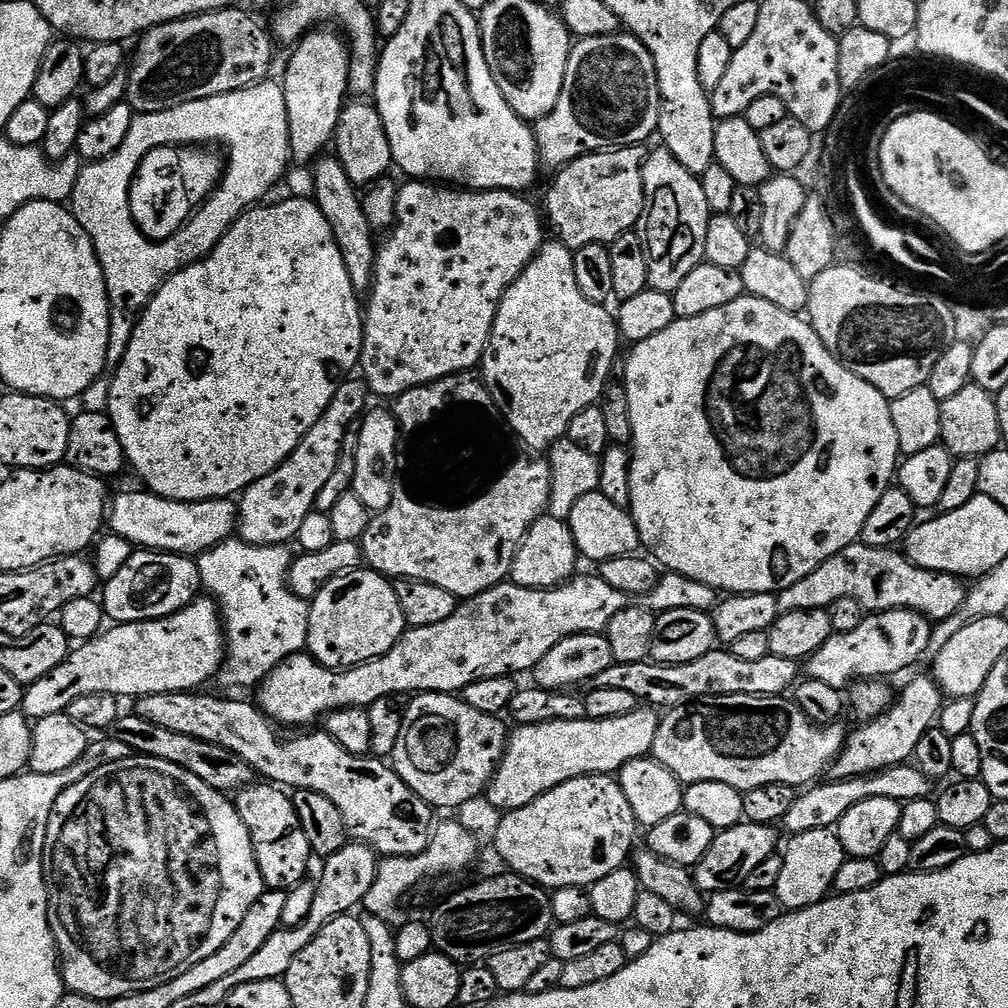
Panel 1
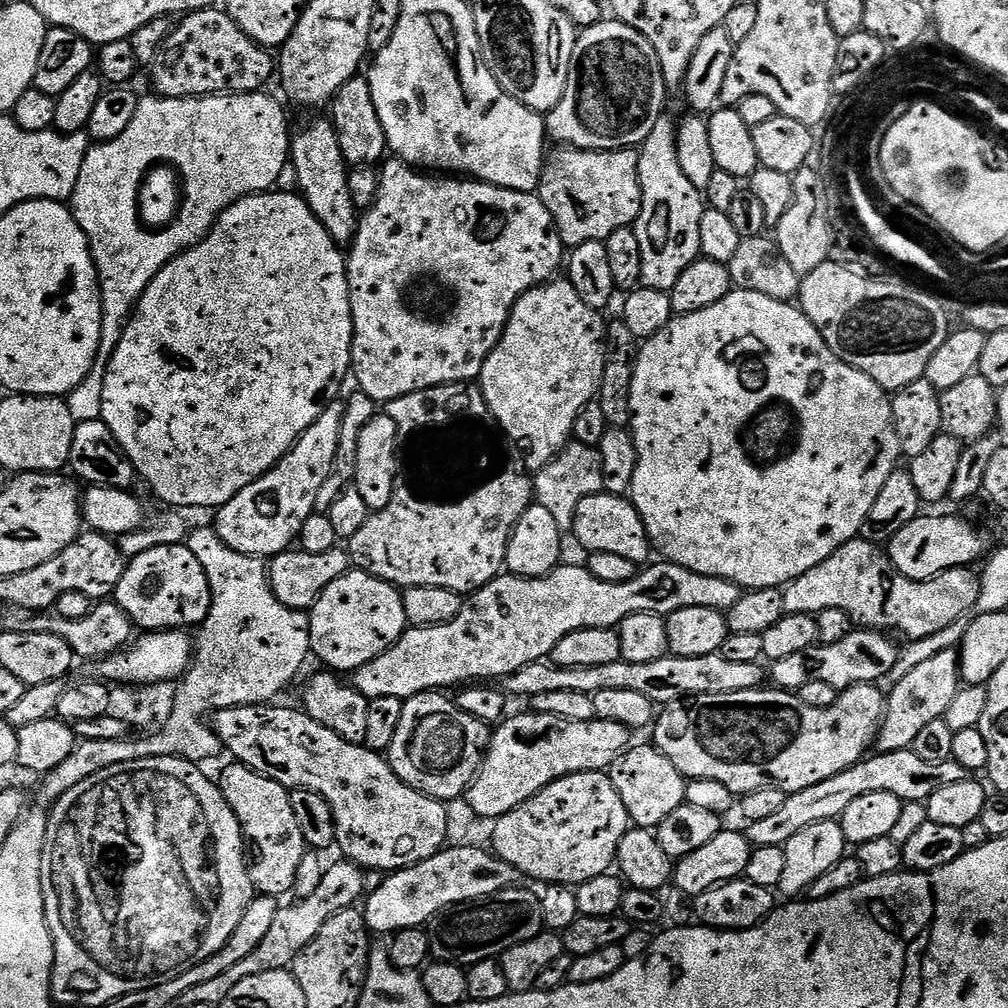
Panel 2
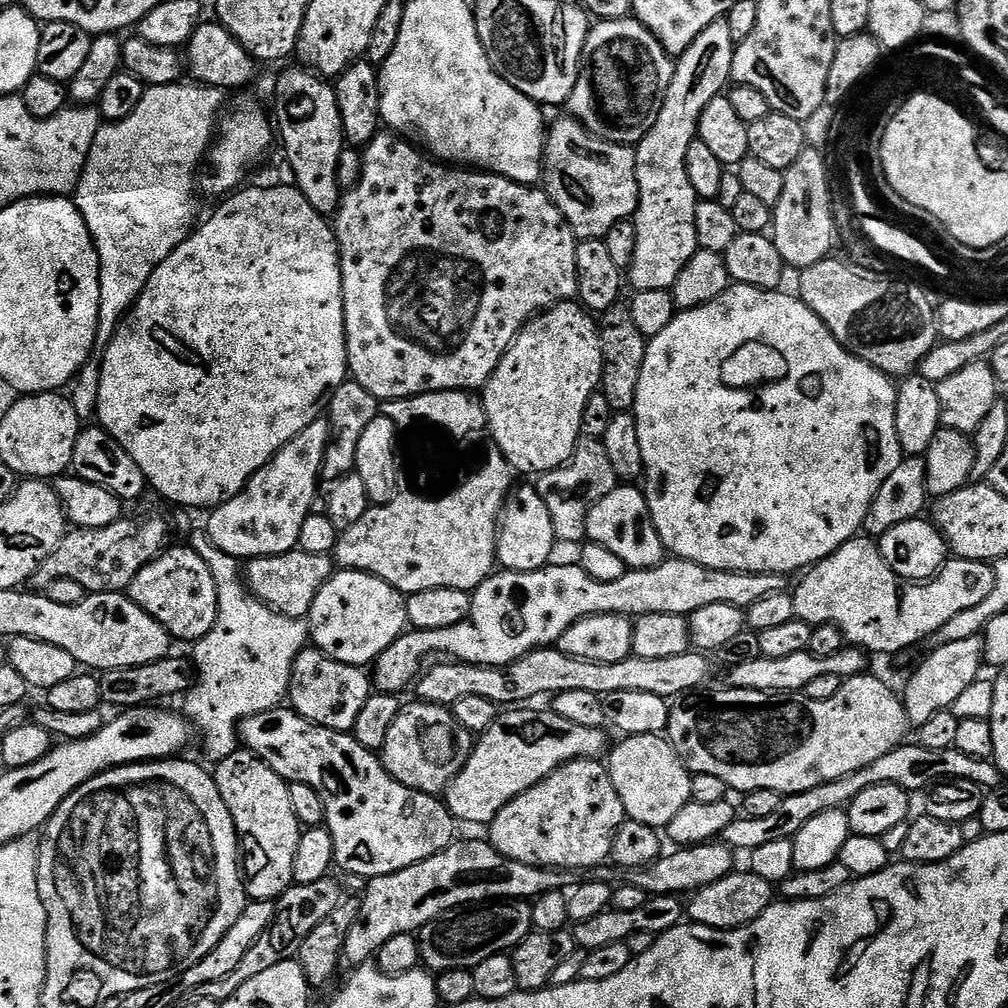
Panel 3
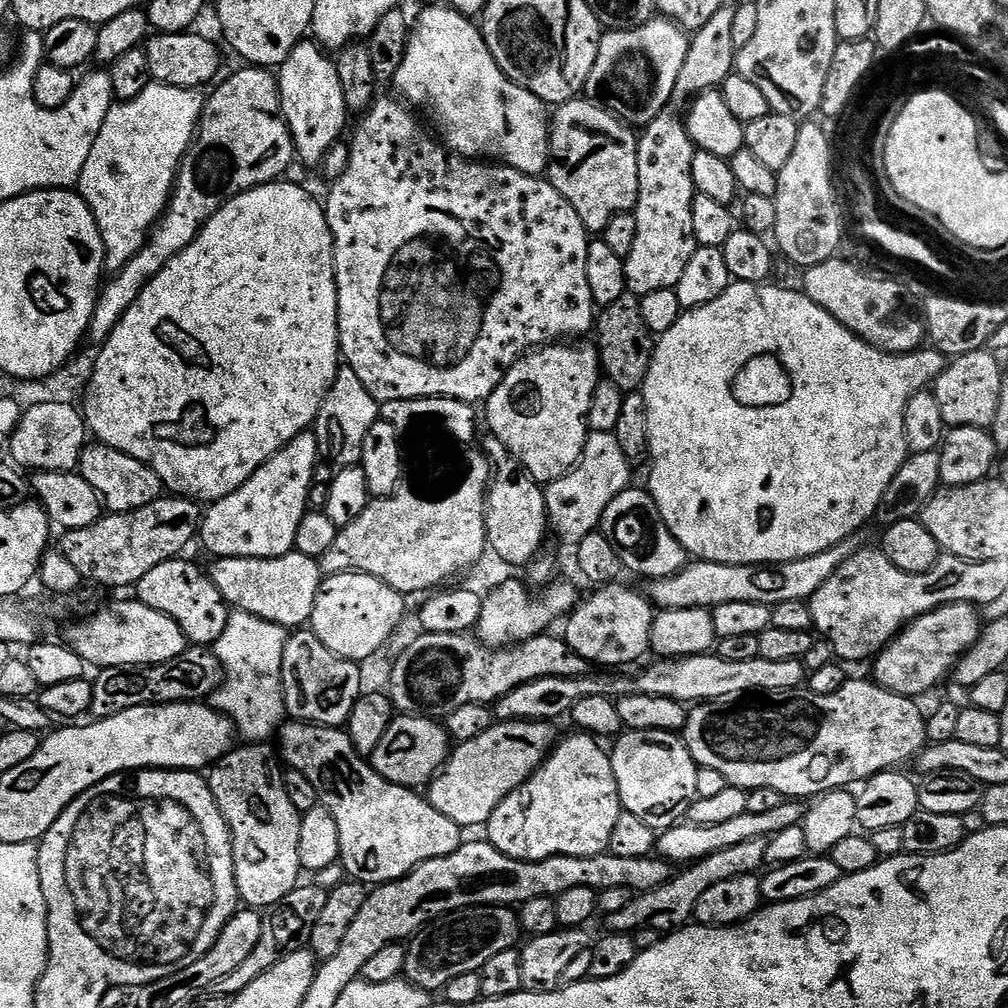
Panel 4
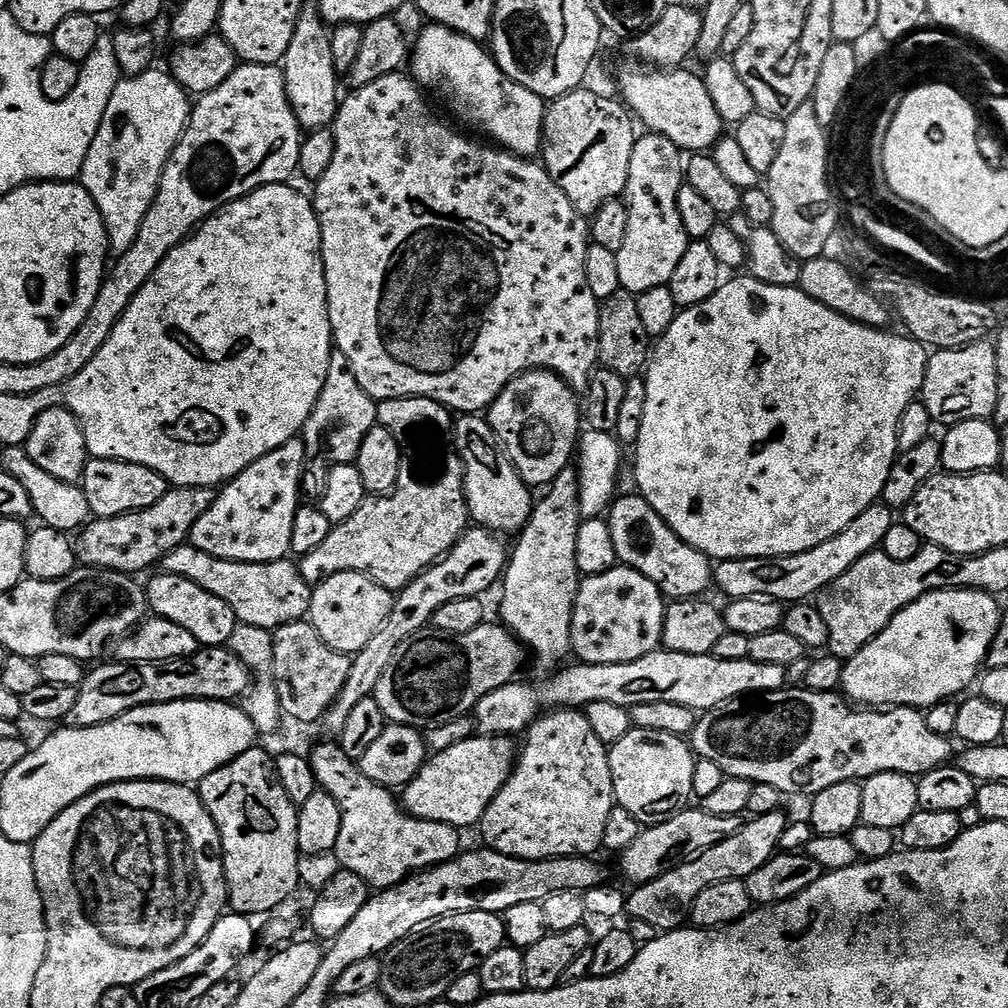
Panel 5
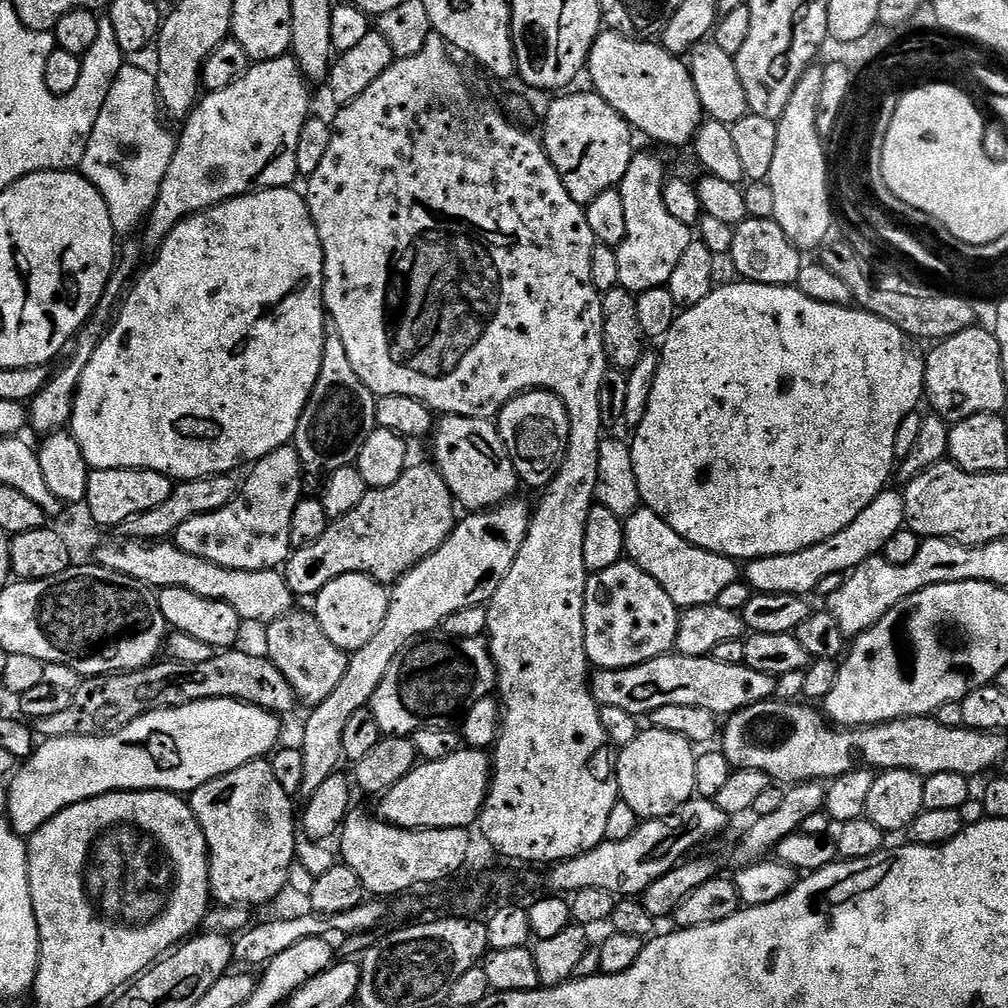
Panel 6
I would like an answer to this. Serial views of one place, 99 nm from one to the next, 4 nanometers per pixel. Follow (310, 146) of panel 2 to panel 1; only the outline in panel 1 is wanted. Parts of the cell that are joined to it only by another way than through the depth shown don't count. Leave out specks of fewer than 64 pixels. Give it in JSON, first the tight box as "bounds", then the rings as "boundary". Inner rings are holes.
{"bounds":[311,154,378,294],"boundary":[[[324,154],[311,165],[314,174],[314,194],[318,210],[322,210],[322,218],[330,222],[330,230],[338,242],[338,250],[342,250],[342,262],[346,262],[346,270],[350,274],[350,282],[358,294],[364,294],[372,287],[372,274],[376,271],[376,254],[378,251],[377,233],[366,219],[366,210],[358,185],[350,182],[346,170],[342,170],[342,162],[335,155]]]}

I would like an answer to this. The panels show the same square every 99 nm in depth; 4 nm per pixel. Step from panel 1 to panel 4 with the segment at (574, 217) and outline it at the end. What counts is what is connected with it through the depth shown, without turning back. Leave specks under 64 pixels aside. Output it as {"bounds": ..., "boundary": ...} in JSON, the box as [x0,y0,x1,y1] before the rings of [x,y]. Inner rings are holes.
{"bounds":[546,98,640,233],"boundary":[[[587,98],[567,100],[551,113],[546,179],[570,206],[574,206],[589,233],[603,233],[605,226],[618,214],[635,209],[640,197],[637,143],[637,133],[629,125]]]}

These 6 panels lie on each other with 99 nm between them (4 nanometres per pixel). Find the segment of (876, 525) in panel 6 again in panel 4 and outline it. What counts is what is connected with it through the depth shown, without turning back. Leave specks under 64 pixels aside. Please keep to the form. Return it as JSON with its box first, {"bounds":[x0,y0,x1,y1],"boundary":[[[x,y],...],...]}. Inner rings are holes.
{"bounds":[646,535,862,610],"boundary":[[[859,535],[849,536],[842,543],[822,554],[810,558],[798,558],[785,564],[719,564],[709,560],[693,559],[685,564],[678,574],[670,574],[661,580],[653,580],[646,588],[647,599],[660,610],[686,610],[687,608],[713,609],[722,606],[722,602],[758,602],[773,605],[778,602],[809,601],[813,594],[842,564],[842,562],[859,552],[862,541]]]}

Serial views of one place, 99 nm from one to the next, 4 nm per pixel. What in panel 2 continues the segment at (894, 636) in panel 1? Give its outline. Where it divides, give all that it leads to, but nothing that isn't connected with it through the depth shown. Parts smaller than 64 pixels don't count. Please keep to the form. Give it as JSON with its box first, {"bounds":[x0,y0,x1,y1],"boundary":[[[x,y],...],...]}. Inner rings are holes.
{"bounds":[770,630,900,694],"boundary":[[[853,630],[850,631],[841,641],[833,644],[817,643],[812,648],[801,650],[799,654],[793,654],[790,657],[781,660],[771,661],[770,680],[773,680],[775,687],[780,690],[787,690],[793,694],[799,693],[802,686],[807,686],[810,682],[827,682],[838,690],[853,688],[859,684],[876,684],[883,681],[890,674],[890,666],[898,662],[900,648],[895,644],[891,635],[874,632],[871,630]]]}

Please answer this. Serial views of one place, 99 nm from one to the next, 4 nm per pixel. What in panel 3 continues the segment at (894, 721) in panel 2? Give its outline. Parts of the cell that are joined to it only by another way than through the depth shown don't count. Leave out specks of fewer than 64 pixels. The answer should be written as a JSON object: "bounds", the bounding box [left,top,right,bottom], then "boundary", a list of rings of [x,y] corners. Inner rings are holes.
{"bounds":[902,635,984,726],"boundary":[[[983,635],[962,638],[962,642],[946,642],[945,644],[936,644],[933,652],[921,662],[916,673],[908,680],[908,685],[902,691],[904,702],[904,712],[908,715],[908,723],[912,726],[918,726],[922,722],[927,722],[930,717],[939,712],[951,709],[953,702],[960,697],[966,686],[970,686],[974,681],[981,679],[982,665],[984,664],[984,638]]]}

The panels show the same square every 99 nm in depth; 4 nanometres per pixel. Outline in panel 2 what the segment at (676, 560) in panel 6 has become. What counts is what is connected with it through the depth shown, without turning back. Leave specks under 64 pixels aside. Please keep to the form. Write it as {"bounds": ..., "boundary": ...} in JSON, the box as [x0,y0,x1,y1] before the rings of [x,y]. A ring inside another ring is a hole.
{"bounds":[570,491,650,566],"boundary":[[[605,491],[584,498],[578,502],[570,532],[572,536],[576,535],[576,540],[585,548],[585,553],[619,554],[622,558],[630,558],[630,562],[637,566],[643,565],[649,559],[647,556],[648,552],[650,553],[650,545],[646,526],[631,499],[612,496]]]}

